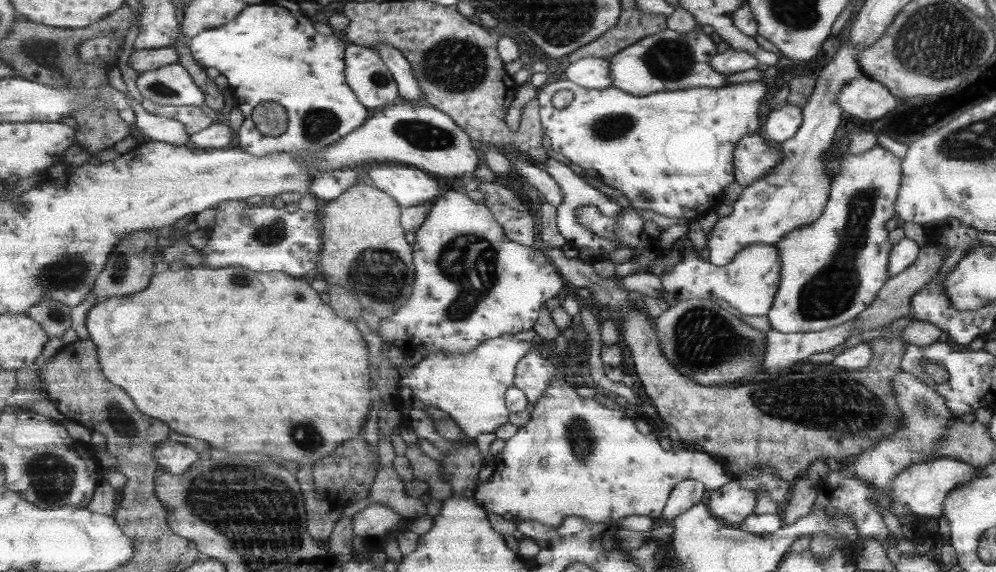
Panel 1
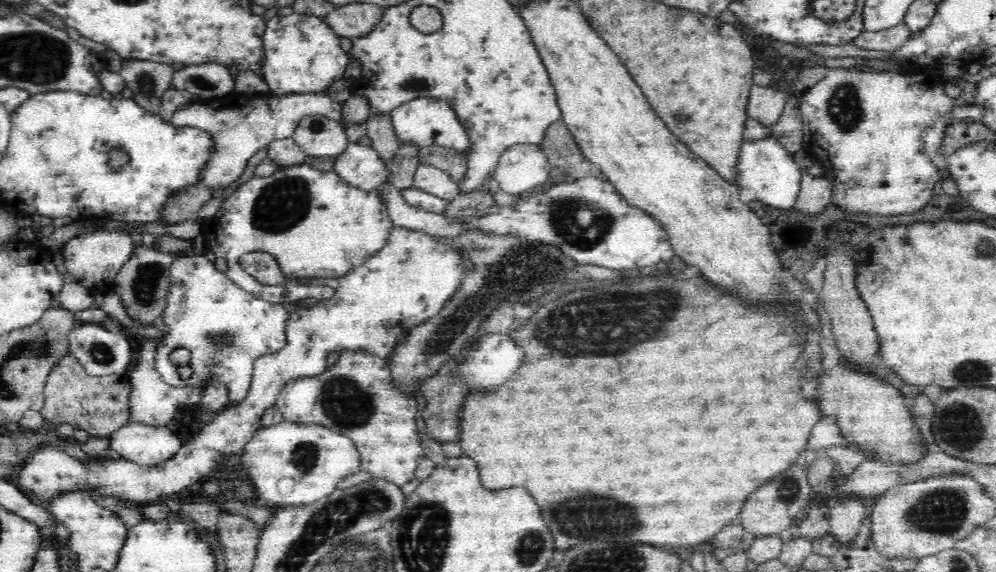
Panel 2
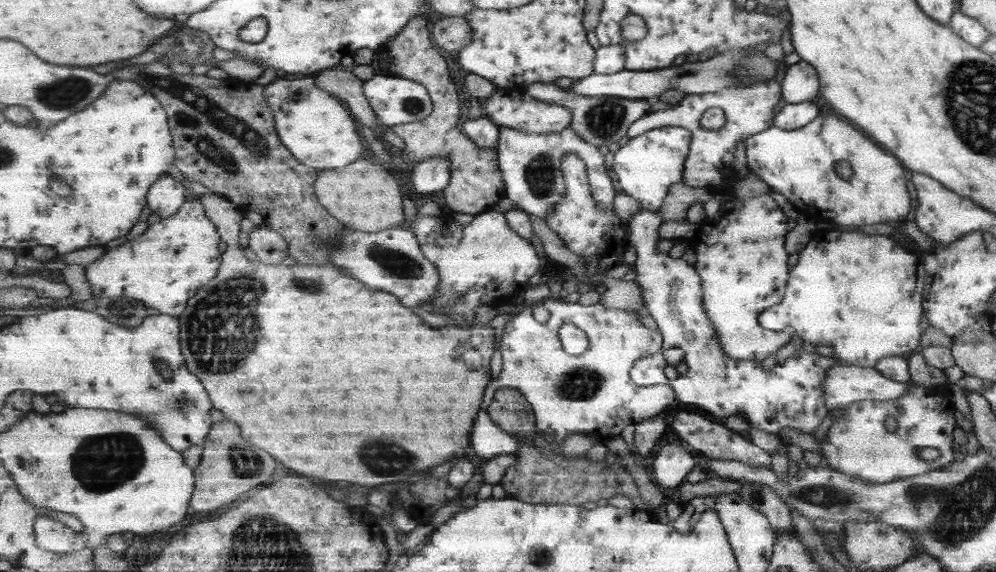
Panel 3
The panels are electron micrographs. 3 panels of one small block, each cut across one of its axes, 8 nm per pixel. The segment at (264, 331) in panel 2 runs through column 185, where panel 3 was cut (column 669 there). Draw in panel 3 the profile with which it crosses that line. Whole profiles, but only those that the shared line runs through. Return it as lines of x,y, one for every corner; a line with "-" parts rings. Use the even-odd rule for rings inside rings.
643,209
628,224
628,240
636,251
637,259
633,264
637,273
635,280
642,287
645,308
664,336
662,351
669,348
682,349
688,369
685,373
674,376
662,352
659,352
636,363
630,372
632,379
639,386
672,386
677,393
677,400
693,404
715,418
725,419
741,414
749,426
771,434
779,434
781,427
793,427
803,433
813,434
813,430
828,413
821,398
821,383
825,370
837,358
833,355
822,357
812,350
800,350
785,358
783,364
764,370
755,361
733,360
725,355
716,338
717,332
705,318
700,278
694,266
661,252
657,246
662,240
659,228
665,222
657,211

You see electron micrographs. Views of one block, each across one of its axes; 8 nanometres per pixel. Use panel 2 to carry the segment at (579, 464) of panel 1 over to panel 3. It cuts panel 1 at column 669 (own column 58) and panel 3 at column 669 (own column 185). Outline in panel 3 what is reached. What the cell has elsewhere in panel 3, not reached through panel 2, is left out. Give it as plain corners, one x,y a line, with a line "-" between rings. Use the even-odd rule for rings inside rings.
673,442
663,446
653,459
653,483
664,488
681,487
687,474
699,465
699,459
694,451
681,443

